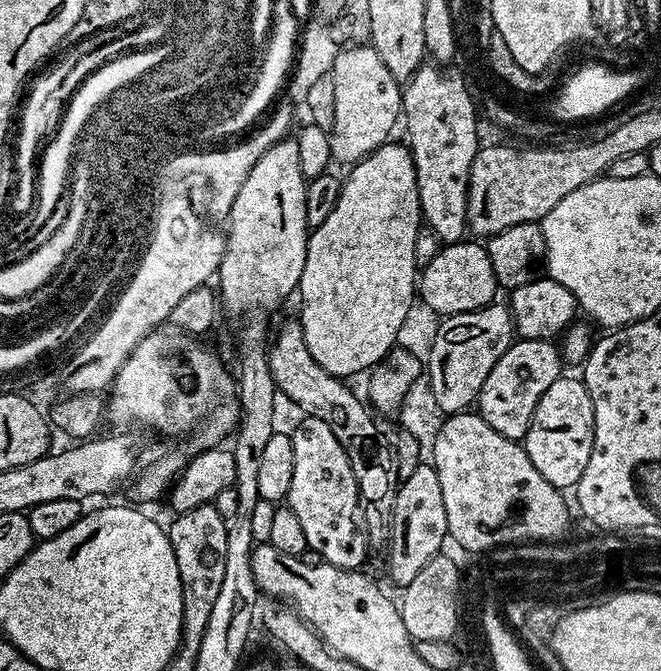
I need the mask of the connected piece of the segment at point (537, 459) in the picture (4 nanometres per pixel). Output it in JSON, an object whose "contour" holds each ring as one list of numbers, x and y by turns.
{"contour":[[561,374,554,382,550,382,550,390,546,390,546,394,542,394,542,398,538,398,538,406,532,415,532,421,522,441,522,447,528,453,530,462,534,462,538,474,542,474,542,478,546,478,546,482,550,482,555,488,561,490,572,490,582,478,582,470,586,470,586,462,590,462,593,430,594,410,583,379,576,377,575,380,568,374]]}

